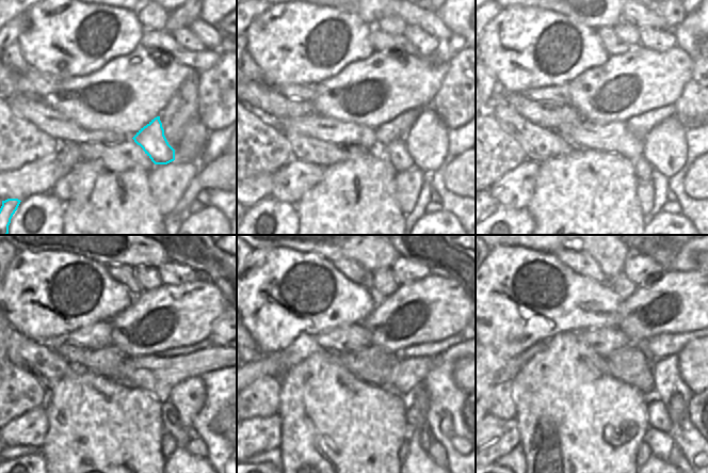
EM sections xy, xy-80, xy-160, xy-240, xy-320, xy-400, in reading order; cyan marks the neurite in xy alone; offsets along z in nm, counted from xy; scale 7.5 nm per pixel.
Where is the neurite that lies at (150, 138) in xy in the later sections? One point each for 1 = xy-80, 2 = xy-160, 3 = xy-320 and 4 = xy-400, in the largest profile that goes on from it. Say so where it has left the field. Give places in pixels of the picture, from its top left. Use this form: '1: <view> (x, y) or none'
1: xy-80 (396, 152)
2: xy-160 (643, 170)
3: xy-320 (415, 419)
4: xy-400 (658, 418)

